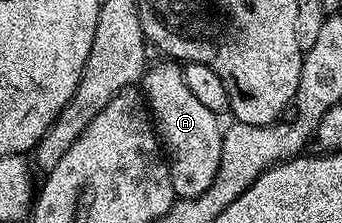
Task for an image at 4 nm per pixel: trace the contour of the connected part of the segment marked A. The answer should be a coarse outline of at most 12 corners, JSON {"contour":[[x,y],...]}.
{"contour":[[175,60],[142,92],[177,198],[202,195],[222,159],[221,118]]}

